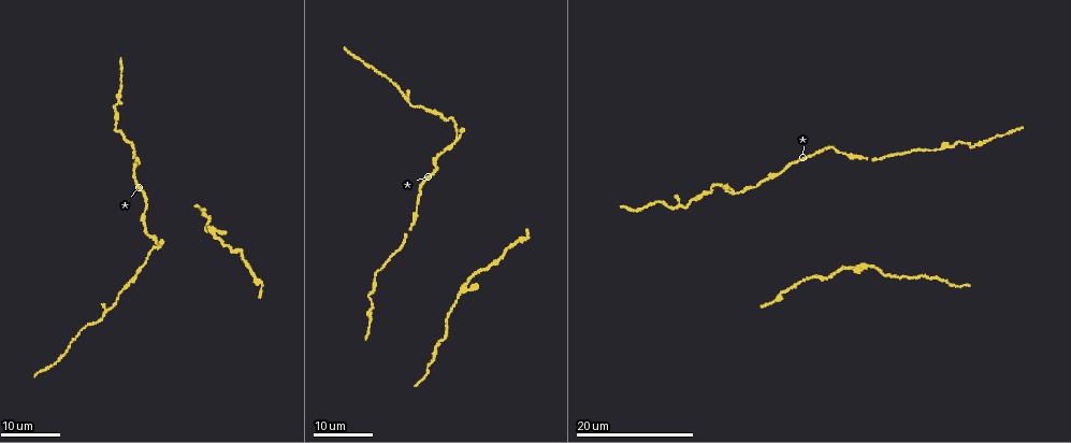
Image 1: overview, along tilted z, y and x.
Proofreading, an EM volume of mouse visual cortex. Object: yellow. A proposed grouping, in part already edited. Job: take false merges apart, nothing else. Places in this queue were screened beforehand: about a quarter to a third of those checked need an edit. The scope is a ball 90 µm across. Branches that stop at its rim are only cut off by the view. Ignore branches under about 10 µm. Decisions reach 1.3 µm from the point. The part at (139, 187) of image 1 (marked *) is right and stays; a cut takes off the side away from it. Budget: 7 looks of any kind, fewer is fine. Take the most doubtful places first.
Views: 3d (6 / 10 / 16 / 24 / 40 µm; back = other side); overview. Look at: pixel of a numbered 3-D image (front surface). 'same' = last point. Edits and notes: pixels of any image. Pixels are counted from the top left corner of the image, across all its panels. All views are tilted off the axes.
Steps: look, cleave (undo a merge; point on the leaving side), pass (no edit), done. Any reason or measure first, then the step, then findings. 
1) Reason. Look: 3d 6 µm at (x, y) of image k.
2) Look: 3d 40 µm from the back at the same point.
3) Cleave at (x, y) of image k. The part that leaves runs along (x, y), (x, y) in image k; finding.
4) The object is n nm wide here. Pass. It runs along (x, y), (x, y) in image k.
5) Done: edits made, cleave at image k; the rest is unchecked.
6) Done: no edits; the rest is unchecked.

Arms part here. Look: 3d 24 µm at (211, 229) of image 1.

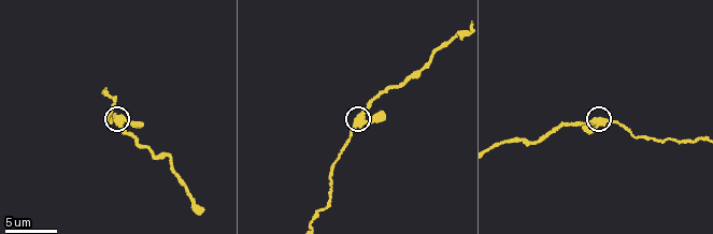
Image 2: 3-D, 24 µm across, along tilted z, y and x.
Look: 3d 10 µm at (361, 120) of image 2.

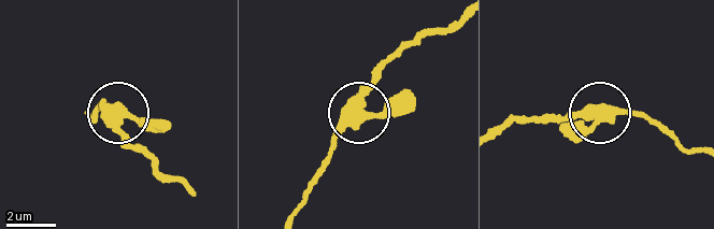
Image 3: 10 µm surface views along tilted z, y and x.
The object is 420 nm wide here. Pass. All the same cell.

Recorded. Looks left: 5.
Sudden change in width. Look: 3d 24 µm at (844, 154) of image 1.

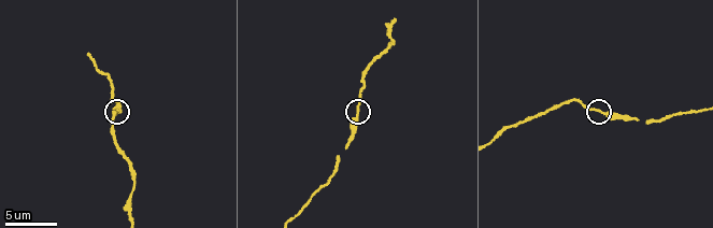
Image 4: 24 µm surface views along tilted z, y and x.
Zoom in. Look: 3d 10 µm at (599, 110) of image 4.

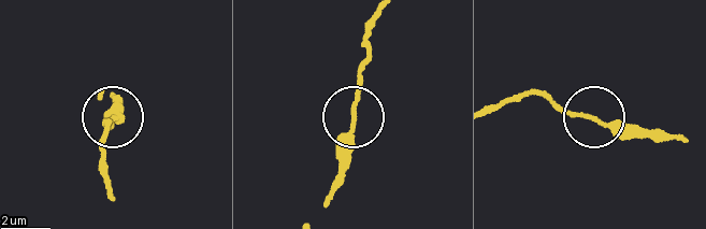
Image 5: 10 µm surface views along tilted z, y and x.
The object is 190 nm wide here. Pass. All the same cell.

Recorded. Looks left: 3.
Calibre changes. Look: 3d 16 µm at (726, 190) of image 1.

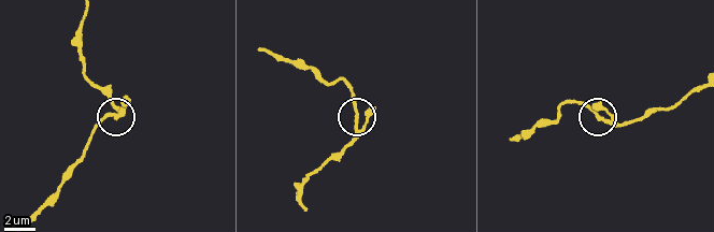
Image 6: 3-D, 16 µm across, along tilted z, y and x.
Look: 3d 6 µm at (599, 116) of image 6.

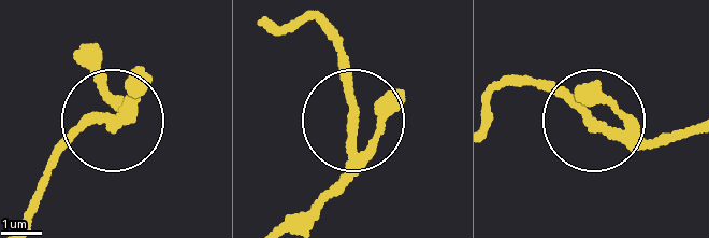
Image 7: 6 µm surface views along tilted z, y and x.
Pass. It runs along (292, 221), (350, 150), (332, 27) in image 7; continuous, no second cell.

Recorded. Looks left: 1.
Done: no edits; the rest is unchecked.

